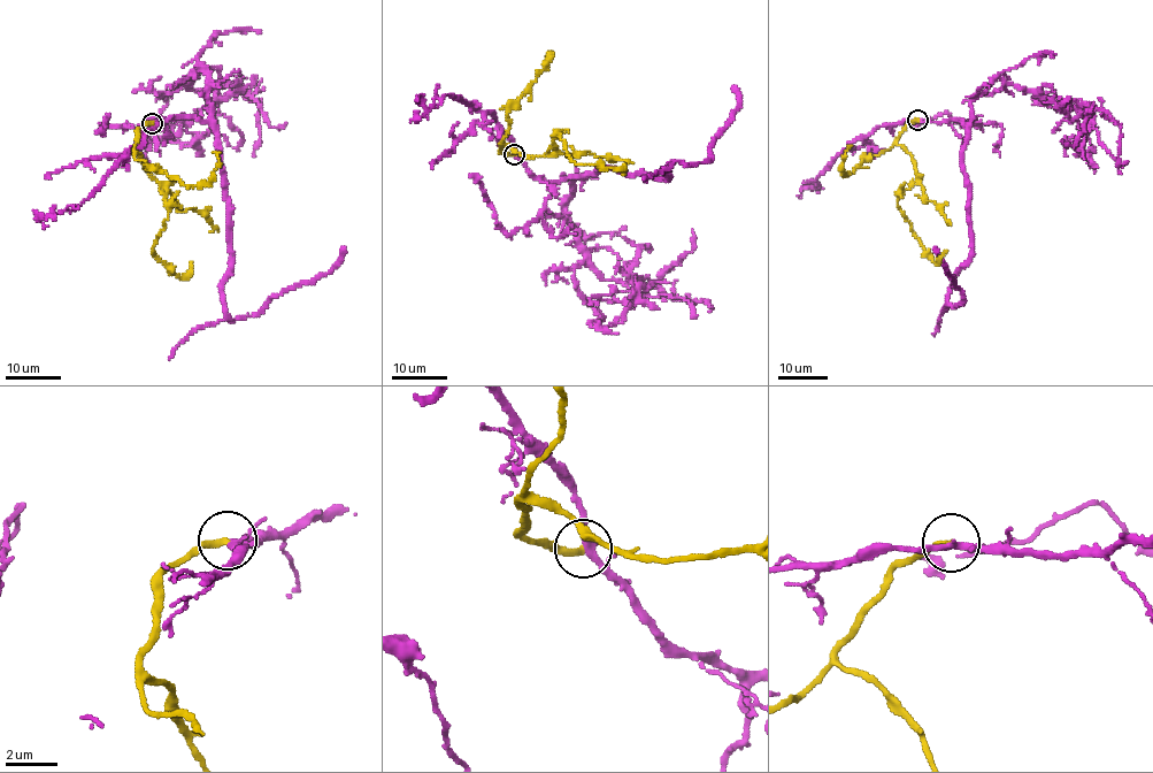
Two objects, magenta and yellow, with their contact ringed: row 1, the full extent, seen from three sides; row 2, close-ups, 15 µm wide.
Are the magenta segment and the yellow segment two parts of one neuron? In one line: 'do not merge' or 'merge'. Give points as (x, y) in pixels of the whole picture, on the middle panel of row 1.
do not merge

